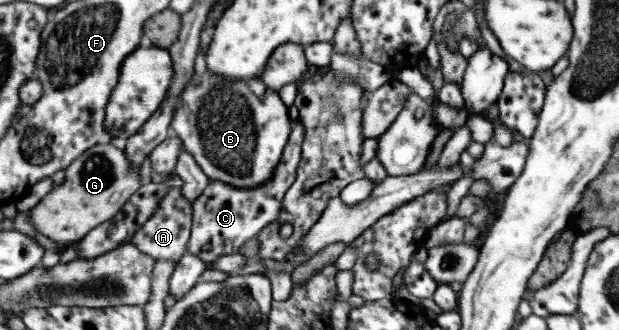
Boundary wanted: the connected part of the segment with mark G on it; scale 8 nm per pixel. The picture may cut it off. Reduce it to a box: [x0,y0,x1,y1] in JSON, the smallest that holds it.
[30,144,141,246]

